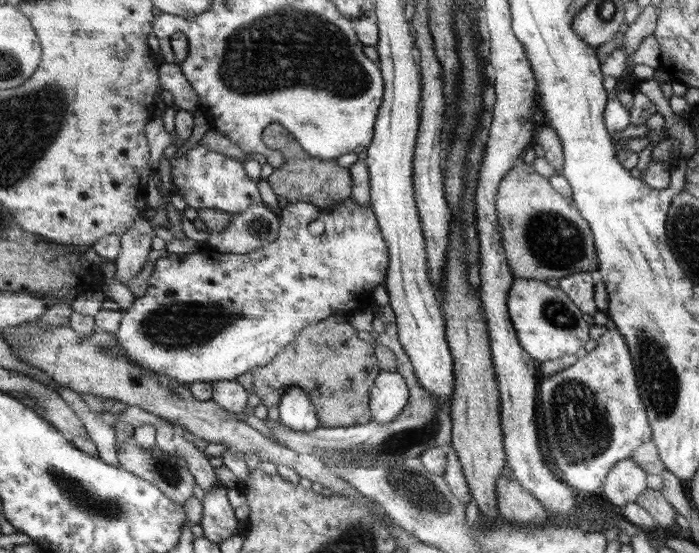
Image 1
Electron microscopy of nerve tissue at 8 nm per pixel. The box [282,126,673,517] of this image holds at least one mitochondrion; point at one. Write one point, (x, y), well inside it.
(576, 416)

